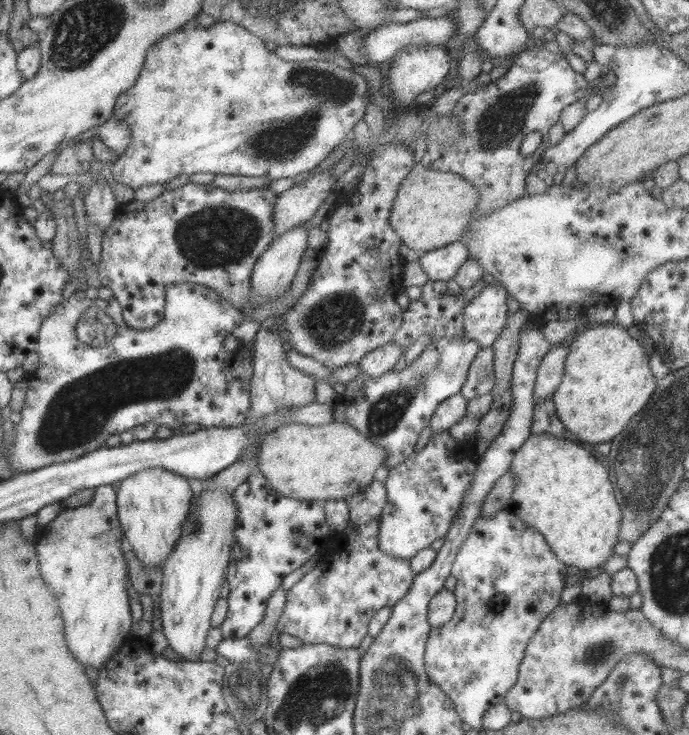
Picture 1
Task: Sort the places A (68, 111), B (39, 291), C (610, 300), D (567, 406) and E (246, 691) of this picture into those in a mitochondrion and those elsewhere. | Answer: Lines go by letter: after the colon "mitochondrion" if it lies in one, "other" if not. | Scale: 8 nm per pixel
A: other
B: other
C: other
D: other
E: mitochondrion

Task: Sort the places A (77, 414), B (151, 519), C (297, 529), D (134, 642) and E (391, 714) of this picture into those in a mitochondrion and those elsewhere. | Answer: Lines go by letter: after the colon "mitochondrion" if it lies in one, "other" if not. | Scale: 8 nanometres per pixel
A: mitochondrion
B: other
C: mitochondrion
D: other
E: mitochondrion

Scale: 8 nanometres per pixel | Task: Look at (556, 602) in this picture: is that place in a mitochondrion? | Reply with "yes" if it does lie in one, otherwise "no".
no

